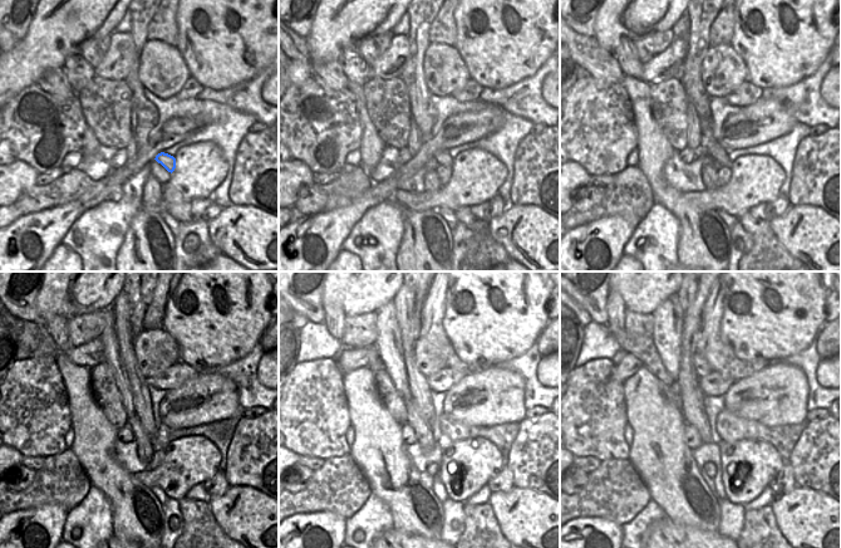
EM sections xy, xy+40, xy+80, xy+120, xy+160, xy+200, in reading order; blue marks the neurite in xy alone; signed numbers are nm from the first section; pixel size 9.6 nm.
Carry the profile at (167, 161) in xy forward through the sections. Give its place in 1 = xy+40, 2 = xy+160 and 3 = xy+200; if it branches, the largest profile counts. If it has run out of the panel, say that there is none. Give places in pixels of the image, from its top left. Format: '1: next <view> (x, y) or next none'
1: next xy+40 (442, 157)
2: next xy+160 (408, 317)
3: next xy+200 (685, 297)

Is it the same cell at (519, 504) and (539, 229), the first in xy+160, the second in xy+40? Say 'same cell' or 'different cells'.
same cell

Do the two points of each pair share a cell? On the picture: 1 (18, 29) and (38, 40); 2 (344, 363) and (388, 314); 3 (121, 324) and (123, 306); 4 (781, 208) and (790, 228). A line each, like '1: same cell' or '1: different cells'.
1: different cells
2: different cells
3: same cell
4: different cells

